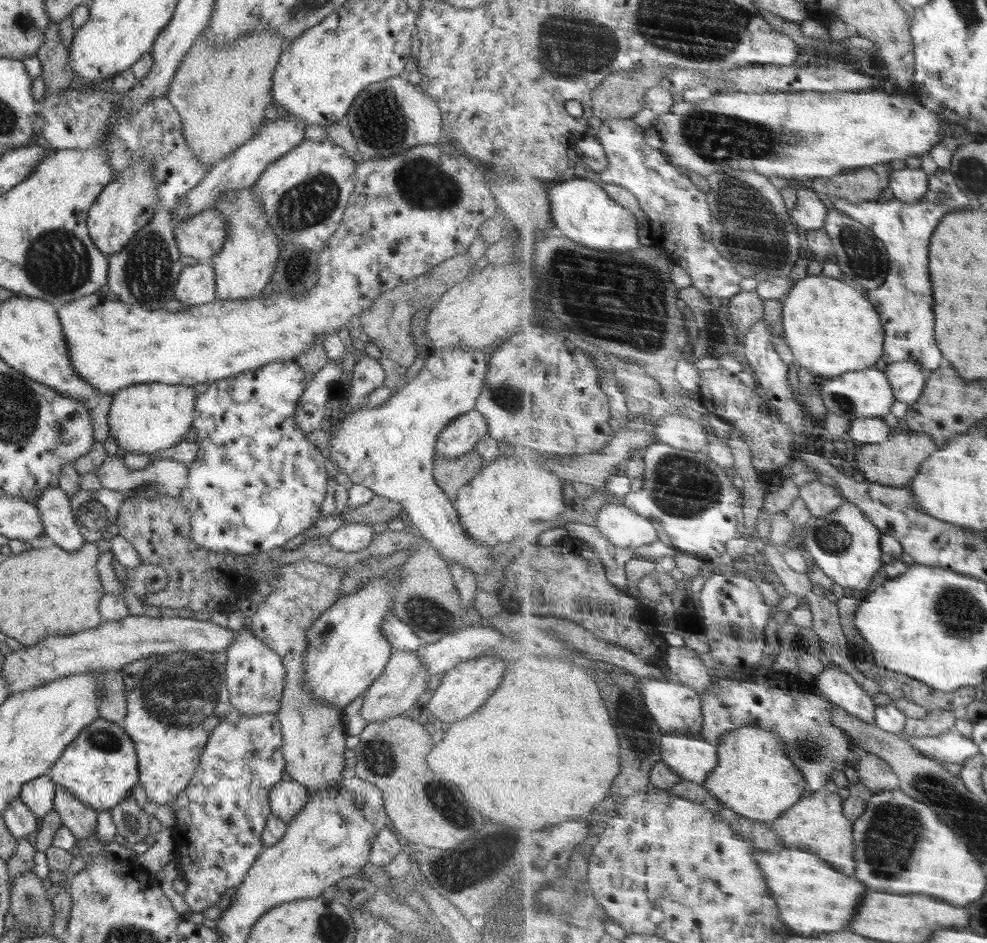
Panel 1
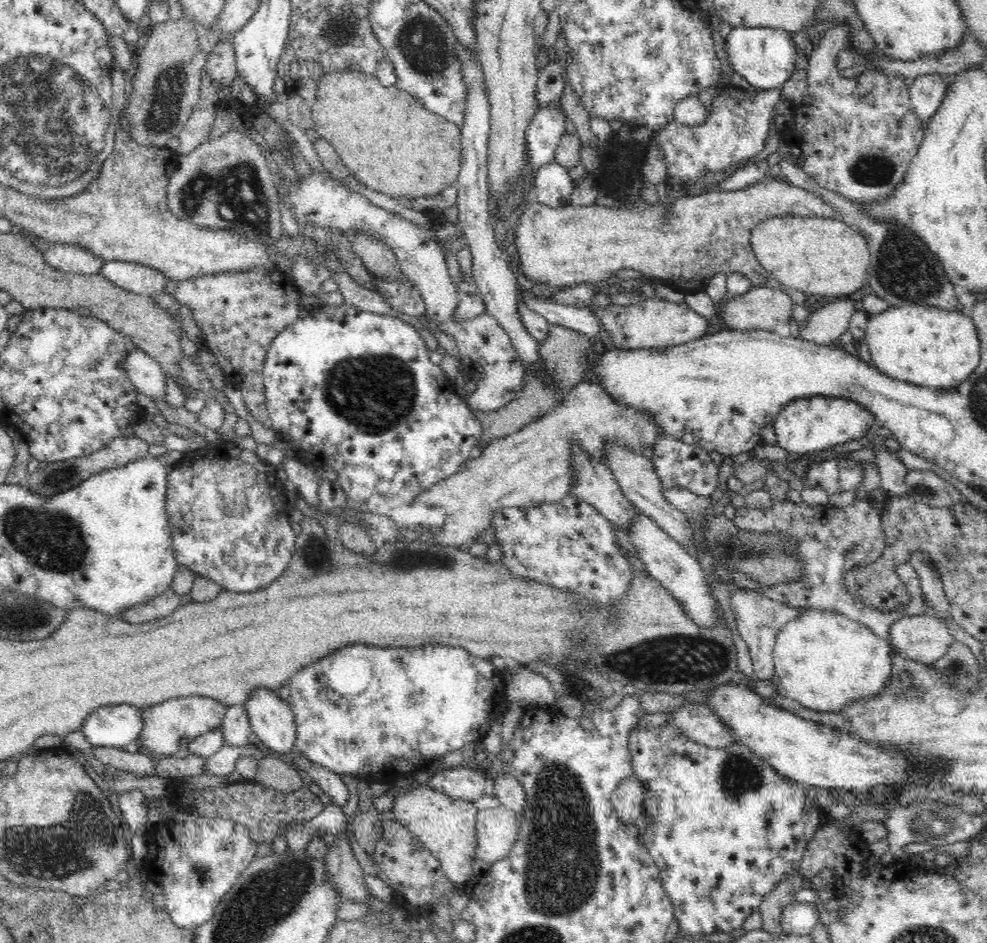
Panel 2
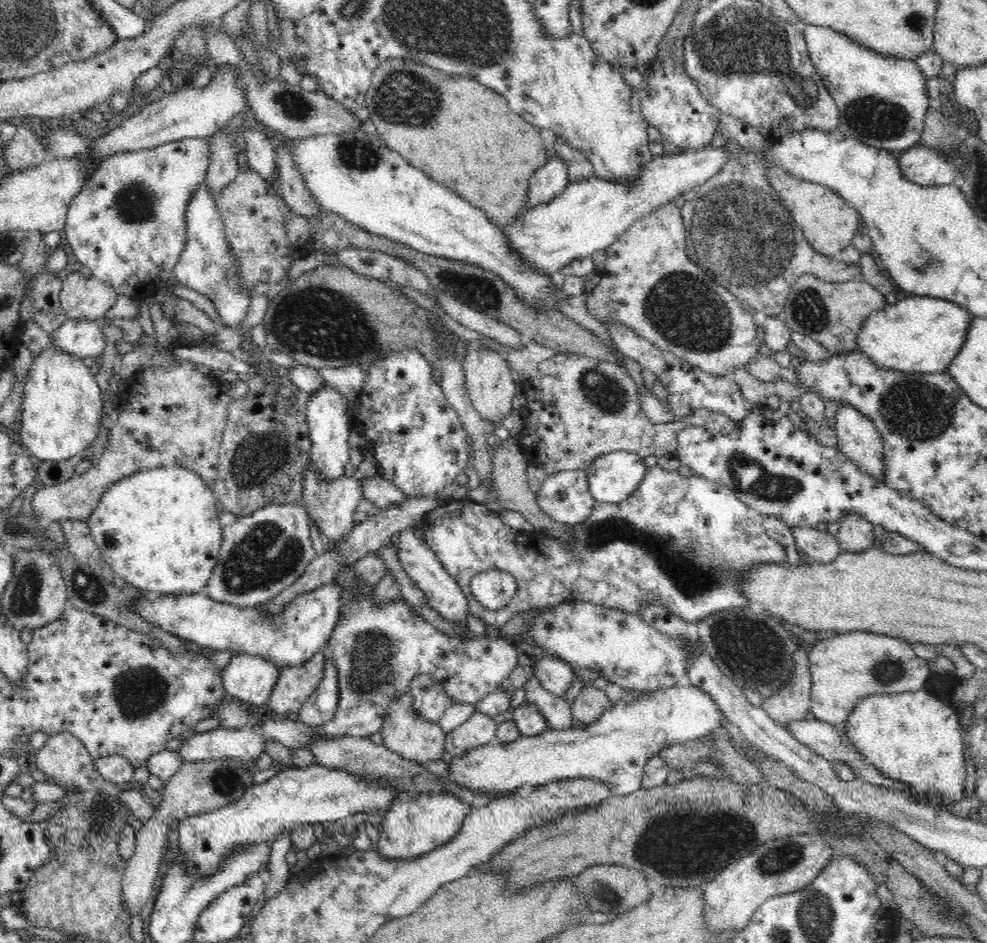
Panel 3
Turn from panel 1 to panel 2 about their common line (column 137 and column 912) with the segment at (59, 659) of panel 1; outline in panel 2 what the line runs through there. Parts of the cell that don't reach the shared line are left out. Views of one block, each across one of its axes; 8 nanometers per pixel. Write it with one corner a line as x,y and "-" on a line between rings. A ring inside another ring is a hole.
924,614
900,617
890,627
889,635
896,653
926,665
945,656
954,641
944,622

